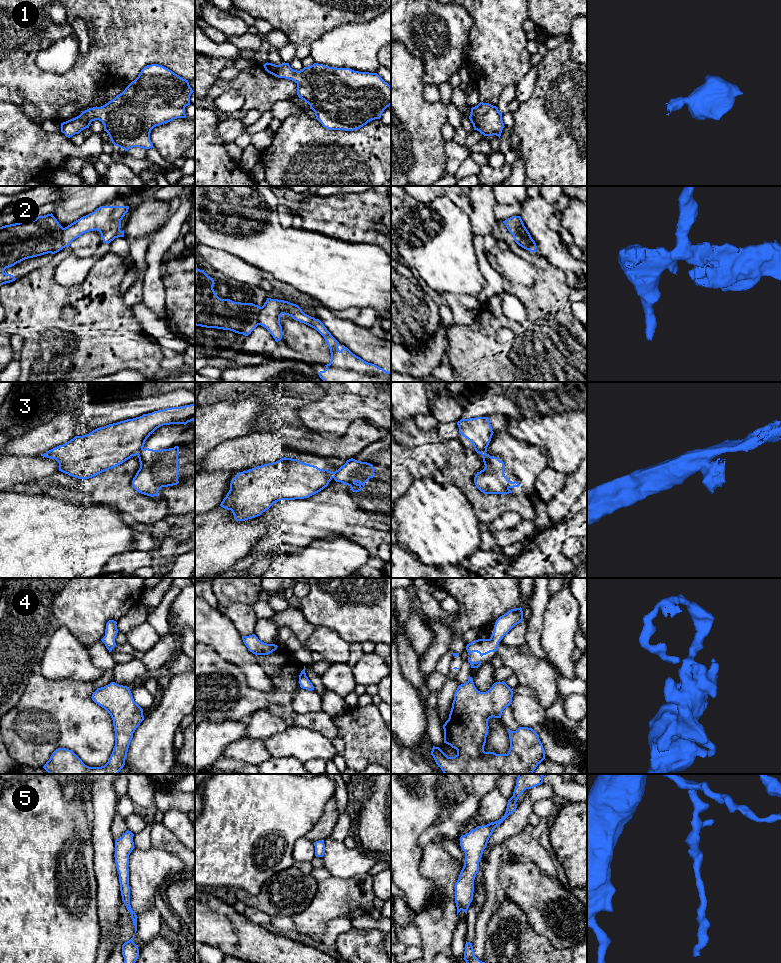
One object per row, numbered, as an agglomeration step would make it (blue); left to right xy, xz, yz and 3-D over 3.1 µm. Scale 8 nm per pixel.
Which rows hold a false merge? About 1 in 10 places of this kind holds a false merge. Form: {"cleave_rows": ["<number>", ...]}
{"cleave_rows": ["2", "3"]}

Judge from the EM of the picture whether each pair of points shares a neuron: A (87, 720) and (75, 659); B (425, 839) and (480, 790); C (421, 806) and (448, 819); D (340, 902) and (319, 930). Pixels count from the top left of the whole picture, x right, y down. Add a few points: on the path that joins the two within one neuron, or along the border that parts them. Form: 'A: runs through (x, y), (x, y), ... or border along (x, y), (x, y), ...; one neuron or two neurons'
A: border along (55, 679), (76, 678), (92, 682); two neurons
B: runs through (439, 829), (444, 828), (468, 804); one neuron
C: border along (446, 812), (440, 819); two neurons
D: runs through (333, 909), (319, 923); one neuron

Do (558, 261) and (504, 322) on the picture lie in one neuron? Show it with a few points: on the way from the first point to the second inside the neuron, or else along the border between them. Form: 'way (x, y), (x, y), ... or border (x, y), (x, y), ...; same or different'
border (538, 253), (563, 272), (568, 285); different

